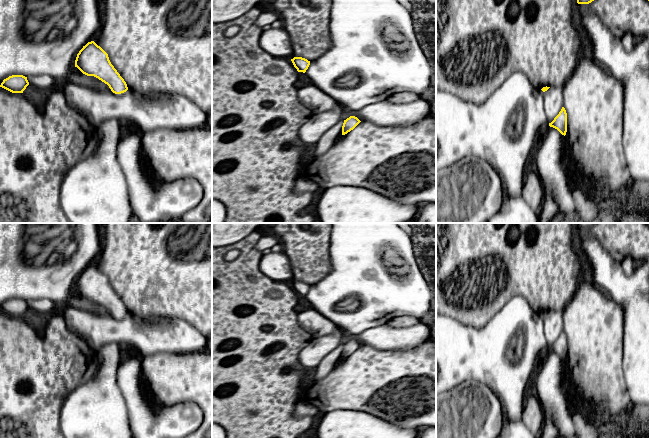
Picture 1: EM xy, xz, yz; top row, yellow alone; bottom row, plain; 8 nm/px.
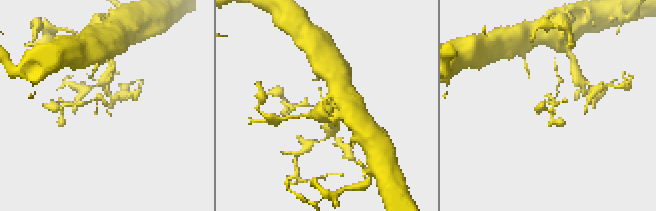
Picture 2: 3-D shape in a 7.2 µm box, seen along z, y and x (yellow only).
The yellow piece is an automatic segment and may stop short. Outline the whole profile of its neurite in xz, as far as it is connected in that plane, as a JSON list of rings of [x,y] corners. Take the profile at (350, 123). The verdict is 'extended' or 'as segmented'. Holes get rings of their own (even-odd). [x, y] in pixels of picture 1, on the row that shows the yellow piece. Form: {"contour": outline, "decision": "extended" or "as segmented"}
{"contour": [[[350,116],[346,120],[344,120],[342,126],[342,135],[345,135],[351,130],[353,130],[360,122],[361,121],[355,116]]], "decision": "as segmented"}

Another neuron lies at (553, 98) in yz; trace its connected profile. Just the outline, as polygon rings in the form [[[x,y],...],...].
[[[550,87],[544,92],[544,112],[548,123],[551,123],[563,107],[563,88]]]

